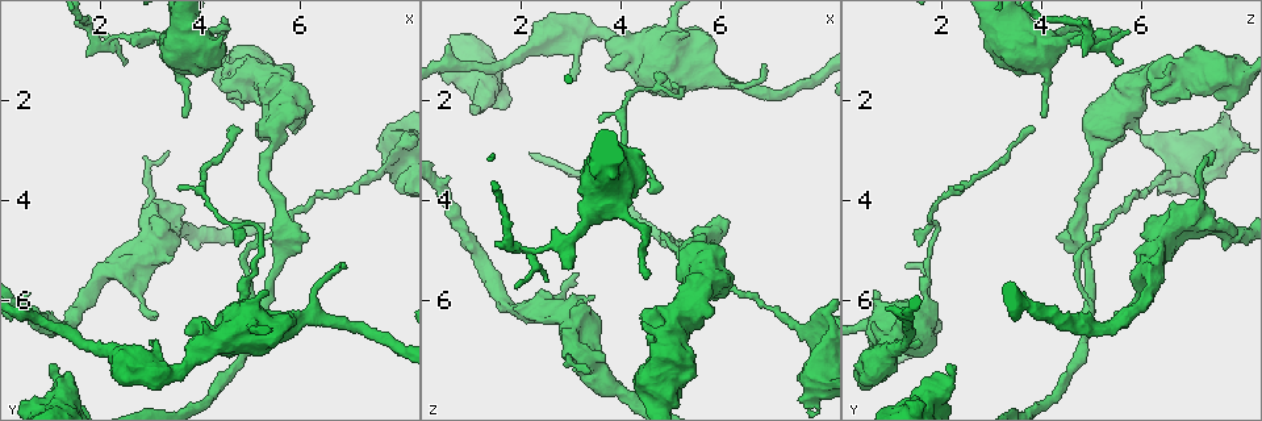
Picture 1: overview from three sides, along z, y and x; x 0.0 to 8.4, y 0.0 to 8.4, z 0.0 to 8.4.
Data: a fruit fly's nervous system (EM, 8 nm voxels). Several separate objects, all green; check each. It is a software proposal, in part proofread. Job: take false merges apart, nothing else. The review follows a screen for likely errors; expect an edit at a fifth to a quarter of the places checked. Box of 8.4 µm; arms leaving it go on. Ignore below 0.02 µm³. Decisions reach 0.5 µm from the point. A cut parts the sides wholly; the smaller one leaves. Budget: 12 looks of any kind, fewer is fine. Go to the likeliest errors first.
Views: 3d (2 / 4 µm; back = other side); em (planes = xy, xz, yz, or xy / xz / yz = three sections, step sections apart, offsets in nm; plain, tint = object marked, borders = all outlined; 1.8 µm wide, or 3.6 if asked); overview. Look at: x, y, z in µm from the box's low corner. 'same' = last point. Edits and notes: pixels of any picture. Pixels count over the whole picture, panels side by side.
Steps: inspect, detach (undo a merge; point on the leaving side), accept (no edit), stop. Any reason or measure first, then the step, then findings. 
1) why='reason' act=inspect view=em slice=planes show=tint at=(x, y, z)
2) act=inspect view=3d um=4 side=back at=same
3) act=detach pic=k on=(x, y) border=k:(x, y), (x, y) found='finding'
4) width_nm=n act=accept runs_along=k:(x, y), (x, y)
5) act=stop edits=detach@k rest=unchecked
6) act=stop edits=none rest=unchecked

why='branch point' act=inspect view=em slice=planes show=plain at=(3.15, 4.35, 7.00)

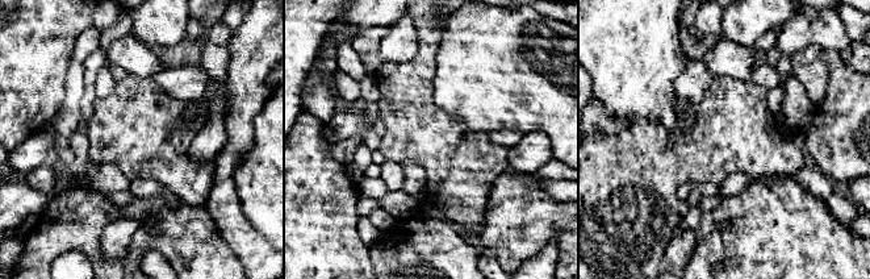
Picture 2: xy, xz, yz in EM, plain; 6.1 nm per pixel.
act=inspect view=em slice=planes show=tint at=same

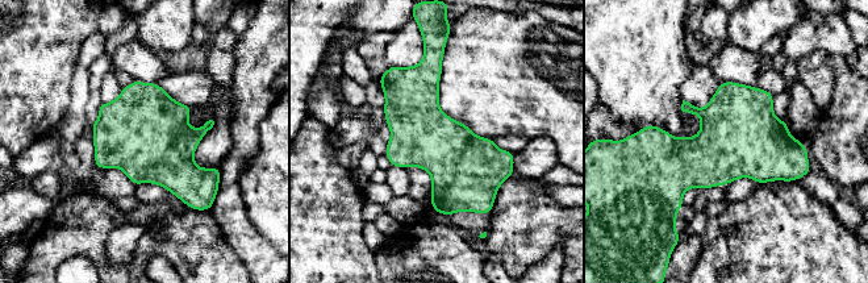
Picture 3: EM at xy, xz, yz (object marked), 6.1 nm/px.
act=accept found='one neuron here'

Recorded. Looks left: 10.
why='side arm on a straight run' act=inspect view=em slice=planes show=tint at=(5.25, 6.00, 5.00)

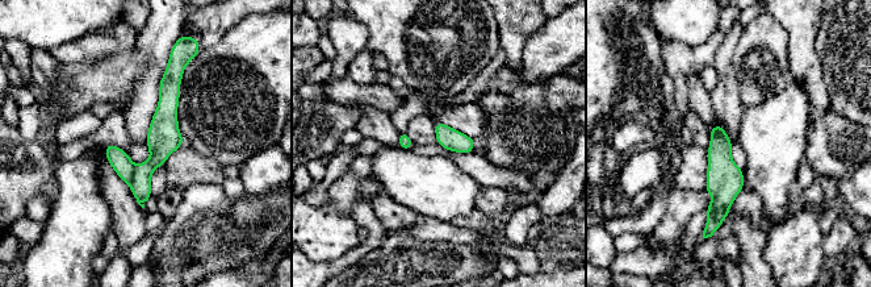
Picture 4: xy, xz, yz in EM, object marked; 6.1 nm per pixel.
act=detach pic=4 on=(121, 162) border=4:(135, 166), (129, 184) found='a second neuron is stuck on'

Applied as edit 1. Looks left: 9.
why='thin neck' act=inspect view=em slice=yz step=8 show=tint at=(1.85, 5.85, 6.15)

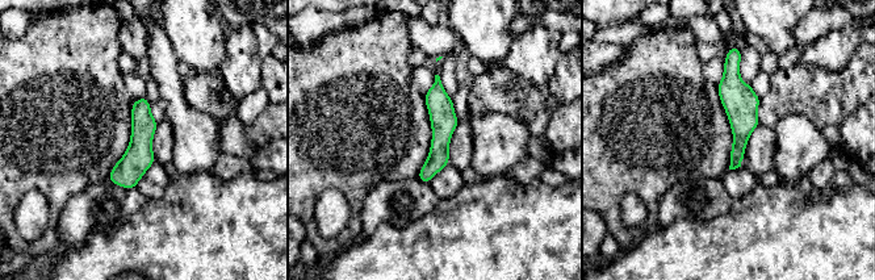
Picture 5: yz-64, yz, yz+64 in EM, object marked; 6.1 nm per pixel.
act=inspect view=em slice=planes show=borders at=same

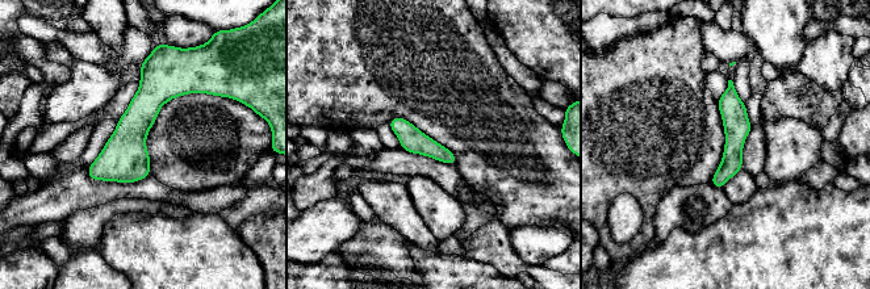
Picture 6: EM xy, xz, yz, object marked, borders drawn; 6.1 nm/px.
act=accept runs_along=6:(146, 65), (147, 101), (93, 176) found='one neuron here'

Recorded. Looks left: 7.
act=stop edits=detach@4 rest=unchecked

